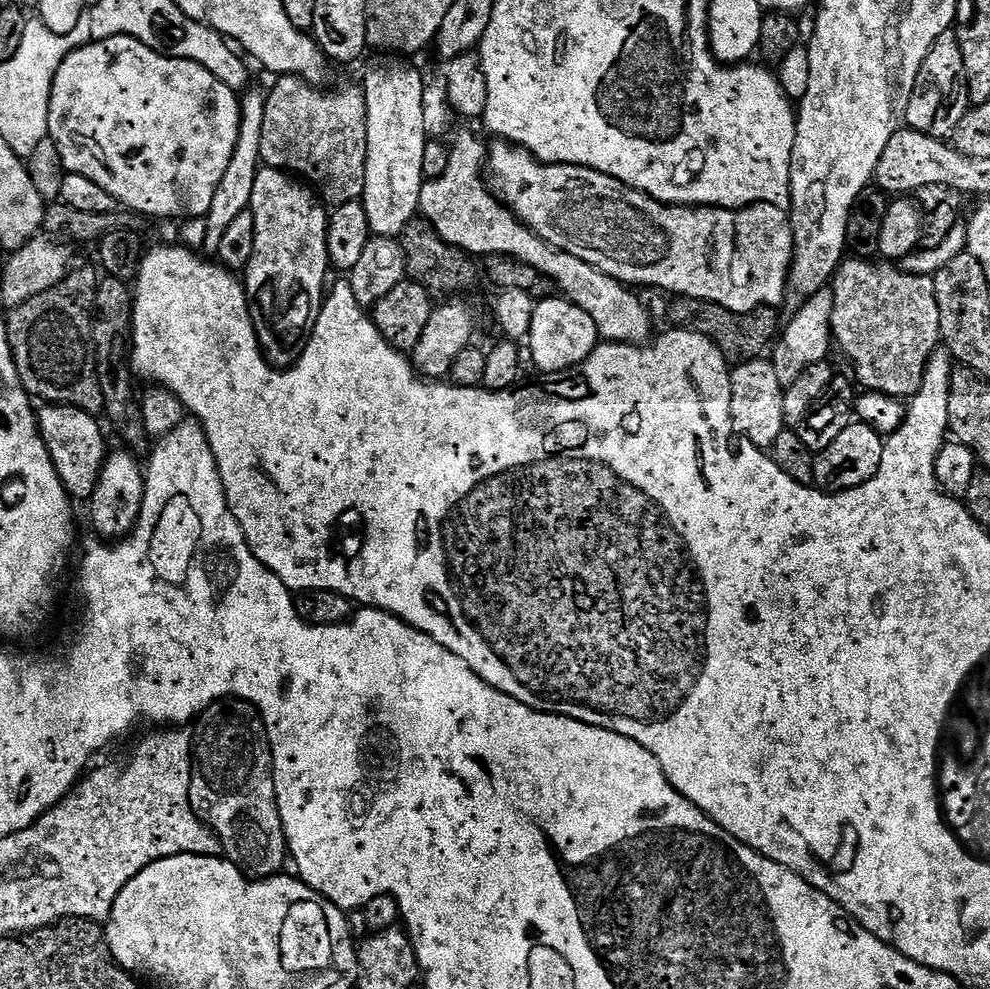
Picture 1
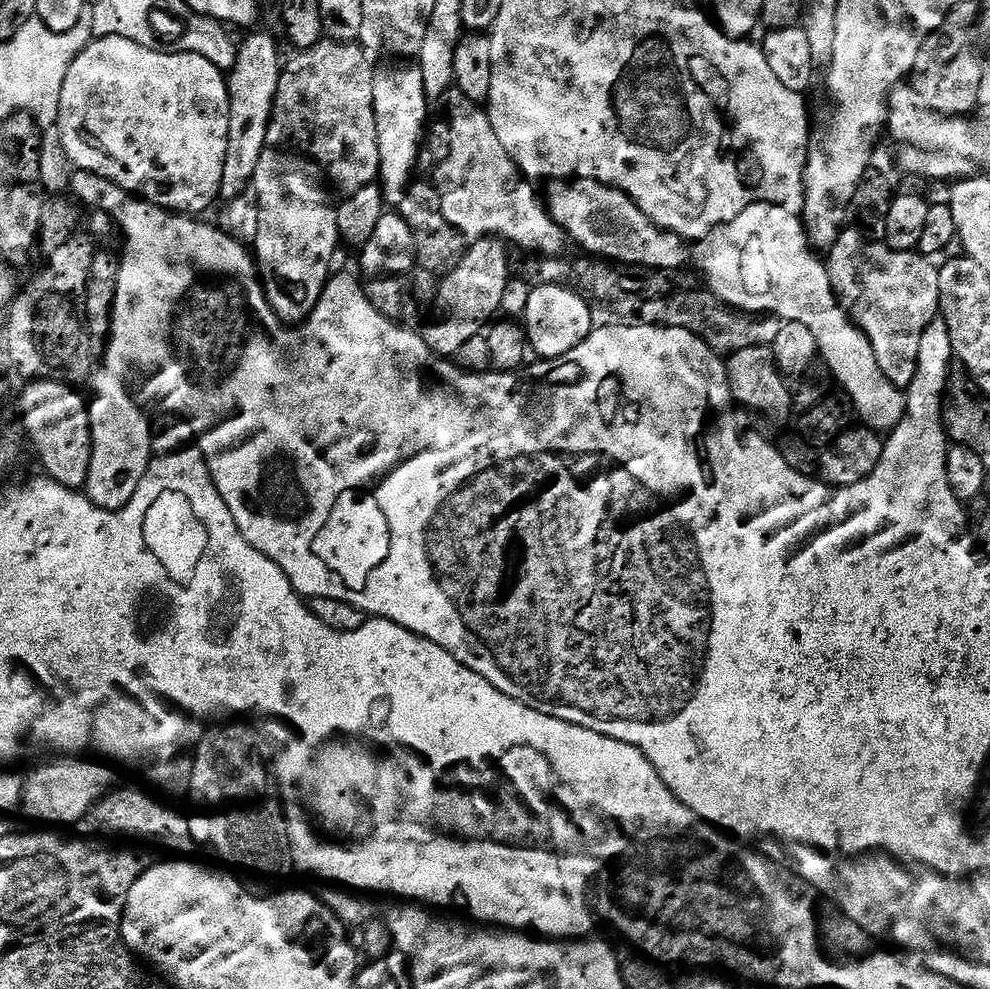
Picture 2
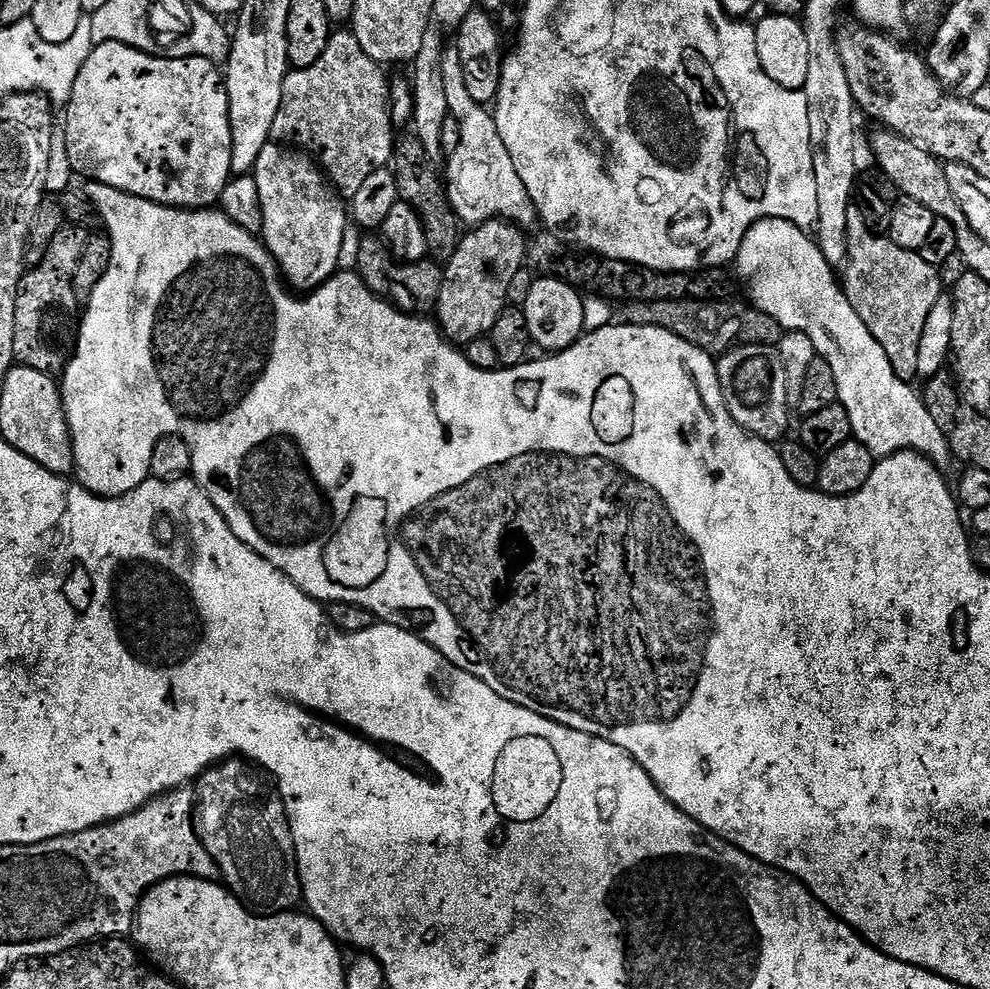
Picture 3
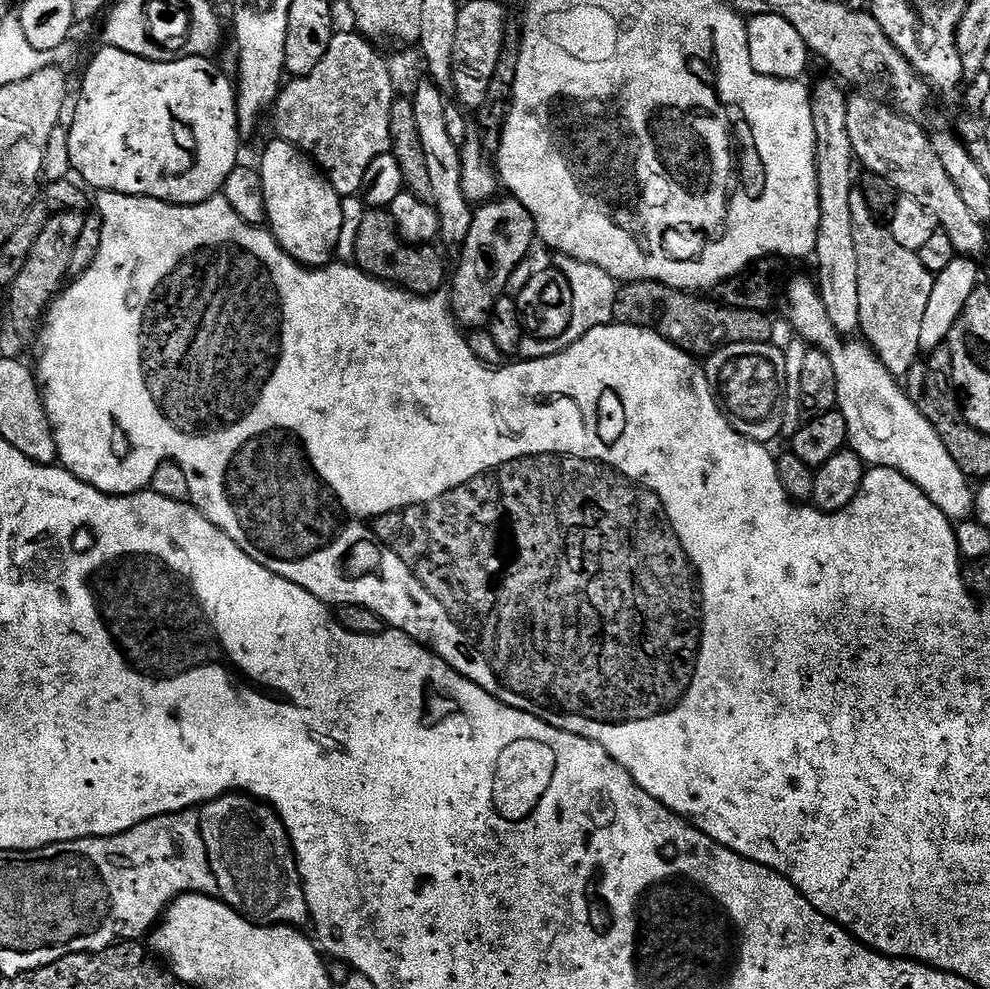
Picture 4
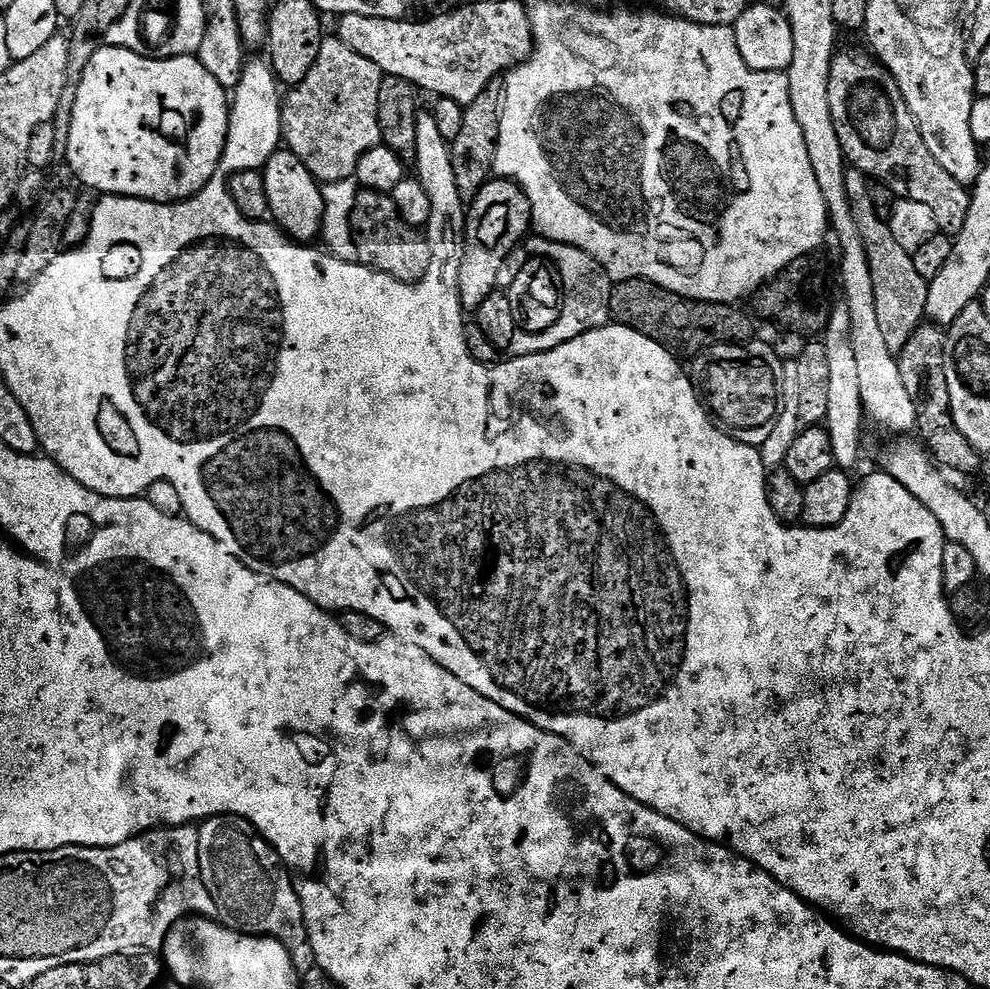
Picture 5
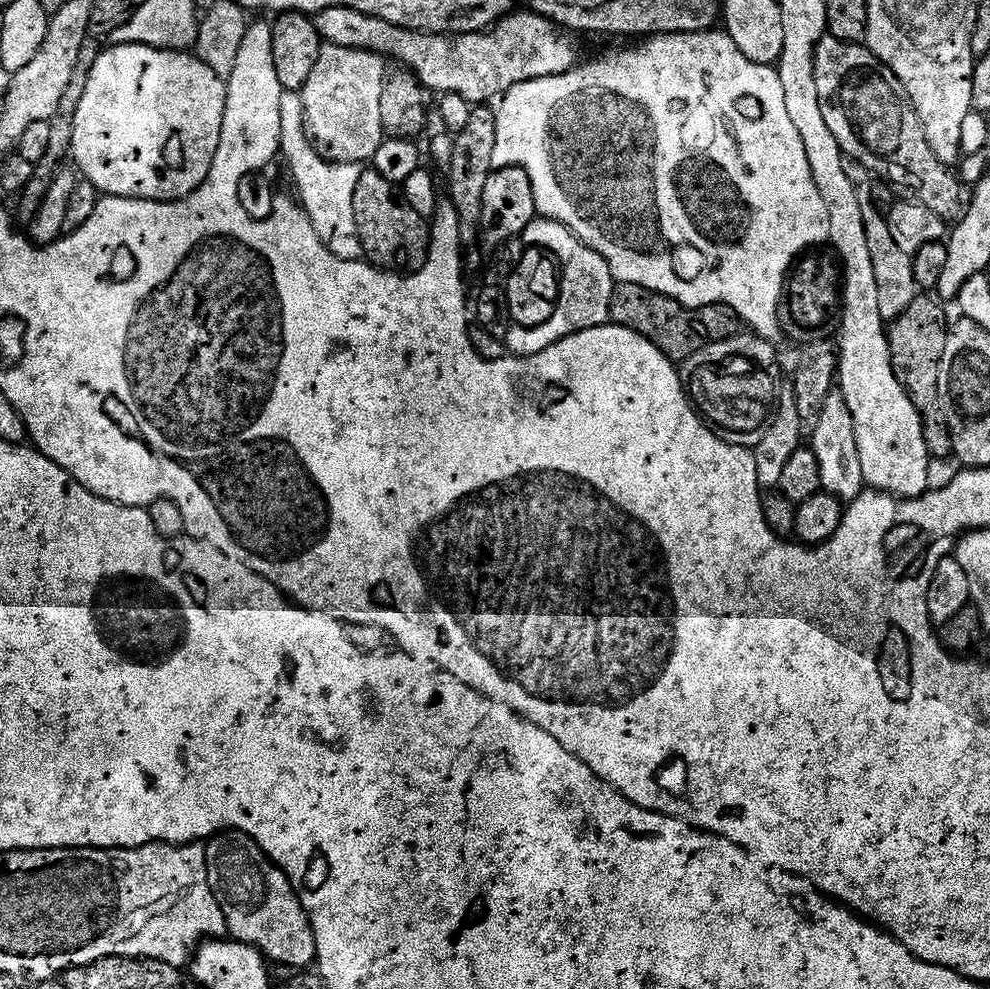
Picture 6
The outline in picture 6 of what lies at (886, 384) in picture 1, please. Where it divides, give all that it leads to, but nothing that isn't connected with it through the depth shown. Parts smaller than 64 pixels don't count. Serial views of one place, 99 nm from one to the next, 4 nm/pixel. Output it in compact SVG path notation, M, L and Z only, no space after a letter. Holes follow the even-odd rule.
M845 159L844 165L850 182L856 184L858 202L862 202L865 208L866 242L870 242L870 258L874 261L874 278L878 278L878 310L885 322L893 322L904 314L904 311L916 301L918 295L912 257L906 254L906 250L899 248L898 242L894 242L894 234L890 234L887 219L873 207L873 173L869 172L866 166L859 164L857 160Z

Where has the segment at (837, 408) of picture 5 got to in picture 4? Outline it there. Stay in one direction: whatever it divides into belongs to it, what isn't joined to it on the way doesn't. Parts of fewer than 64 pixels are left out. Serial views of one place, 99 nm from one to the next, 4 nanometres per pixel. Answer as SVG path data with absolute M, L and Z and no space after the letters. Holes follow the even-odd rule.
M835 79L832 80L824 80L816 88L814 86L810 94L816 136L816 177L819 184L819 228L814 258L820 266L821 283L826 284L823 297L831 324L839 335L847 336L846 334L859 331L861 312L858 297L858 254L857 246L854 245L853 215L850 212L850 194L856 186L856 173L854 174L854 148L848 132L848 102L840 88L842 86Z

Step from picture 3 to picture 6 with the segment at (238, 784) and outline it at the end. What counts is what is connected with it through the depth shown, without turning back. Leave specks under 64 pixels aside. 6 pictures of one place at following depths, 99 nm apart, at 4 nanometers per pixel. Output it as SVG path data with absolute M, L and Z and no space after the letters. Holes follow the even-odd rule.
M238 830L221 832L207 841L205 847L206 866L213 896L225 915L228 936L233 941L257 948L260 955L273 965L285 964L288 970L308 970L316 963L316 939L312 924L308 920L302 902L296 897L294 886L286 874L246 834Z

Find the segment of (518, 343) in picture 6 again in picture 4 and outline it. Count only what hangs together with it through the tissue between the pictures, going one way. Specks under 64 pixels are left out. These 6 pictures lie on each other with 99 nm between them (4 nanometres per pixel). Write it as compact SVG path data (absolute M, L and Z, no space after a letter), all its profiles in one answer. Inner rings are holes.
M569 256L563 257L559 262L561 264L558 264L558 271L570 282L570 290L572 291L570 326L557 340L524 338L518 353L520 360L537 360L543 356L553 356L554 353L560 352L562 349L570 347L574 342L581 340L590 330L594 330L603 324L613 323L612 315L616 305L618 281L610 274L606 274L606 270L602 270L590 262L582 262Z

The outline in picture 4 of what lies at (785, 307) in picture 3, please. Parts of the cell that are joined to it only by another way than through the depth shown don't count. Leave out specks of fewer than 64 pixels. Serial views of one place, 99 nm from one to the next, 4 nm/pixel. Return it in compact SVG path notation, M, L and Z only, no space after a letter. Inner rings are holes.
M804 276L789 286L792 324L805 341L824 349L832 357L836 367L836 403L848 427L847 447L857 452L865 465L902 473L917 484L949 520L963 522L969 519L974 512L973 481L960 469L958 462L954 462L938 430L920 413L901 381L888 372L875 351L864 342L843 344L845 341L831 324L821 289L816 286L816 280L807 280Z

